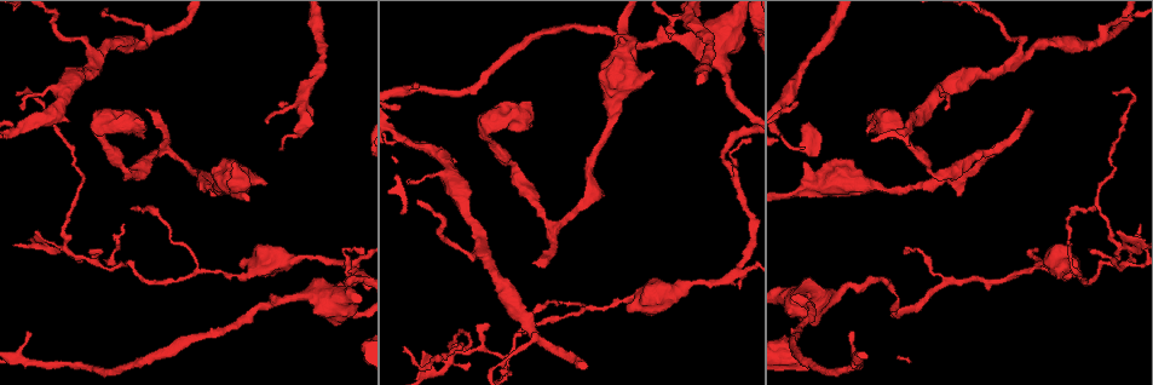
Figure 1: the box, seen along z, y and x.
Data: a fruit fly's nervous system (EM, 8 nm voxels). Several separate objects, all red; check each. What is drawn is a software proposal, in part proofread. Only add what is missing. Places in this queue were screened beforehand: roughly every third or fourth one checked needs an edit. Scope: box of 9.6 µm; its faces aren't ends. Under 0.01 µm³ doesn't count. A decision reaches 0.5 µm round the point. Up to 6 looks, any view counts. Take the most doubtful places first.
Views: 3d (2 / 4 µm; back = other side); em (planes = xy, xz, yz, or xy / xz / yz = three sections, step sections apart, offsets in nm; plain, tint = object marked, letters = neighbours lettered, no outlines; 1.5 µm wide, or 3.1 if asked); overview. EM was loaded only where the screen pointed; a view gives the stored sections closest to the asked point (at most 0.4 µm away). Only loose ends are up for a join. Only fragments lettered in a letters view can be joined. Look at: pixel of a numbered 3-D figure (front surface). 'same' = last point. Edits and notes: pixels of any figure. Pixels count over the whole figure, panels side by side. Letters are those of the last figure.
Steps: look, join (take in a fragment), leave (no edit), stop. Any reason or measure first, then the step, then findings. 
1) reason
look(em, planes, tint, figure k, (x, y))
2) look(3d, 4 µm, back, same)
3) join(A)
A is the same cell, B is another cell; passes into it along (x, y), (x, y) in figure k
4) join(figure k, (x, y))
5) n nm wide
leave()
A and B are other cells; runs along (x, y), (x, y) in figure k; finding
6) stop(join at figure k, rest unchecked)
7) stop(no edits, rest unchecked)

free end
look(em, planes, letters, figure 1, (533, 262))

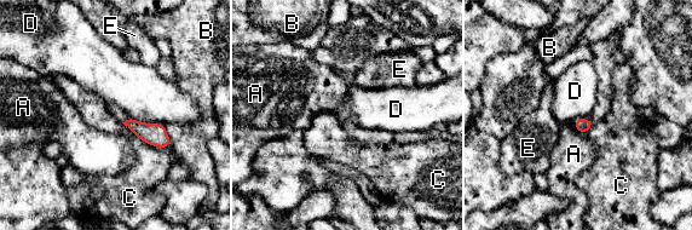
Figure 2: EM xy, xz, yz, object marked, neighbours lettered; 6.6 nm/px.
leave()
A, B, C, D and E are other cells; border along (132, 118), (153, 124) in figure 2; none of them fits

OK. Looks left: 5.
long arm stops here
look(3d, 4 µm, figure 1, (1113, 92))

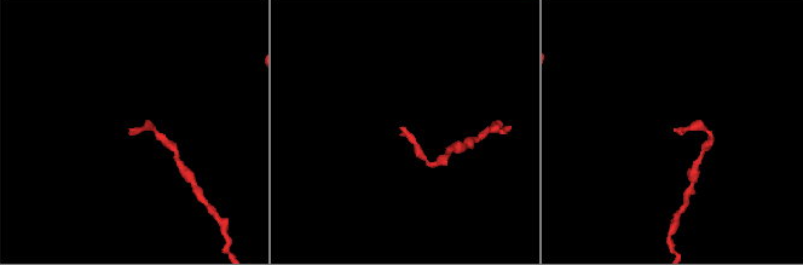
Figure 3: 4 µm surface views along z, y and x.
shape alone is not enough
look(em, xz, step 4, letters, figure 3, (402, 129))

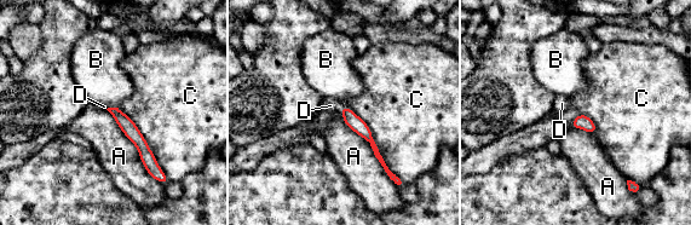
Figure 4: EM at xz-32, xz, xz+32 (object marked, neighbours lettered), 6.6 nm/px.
another direction
look(em, planes, letters, same)

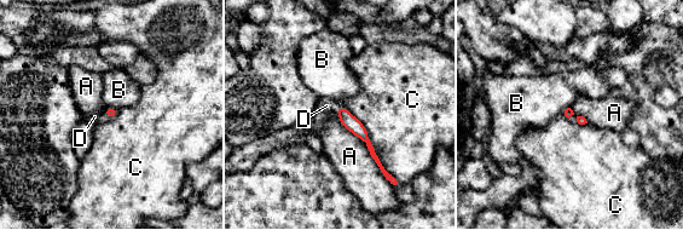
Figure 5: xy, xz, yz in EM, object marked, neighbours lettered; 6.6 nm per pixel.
join(figure 5, (326, 105))
D is the same cell, A, B and C are other cells; passes into it along (348, 121), (337, 109), (326, 105) in figure 5; it goes on there

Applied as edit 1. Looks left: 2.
stop(join at figure 5, rest unchecked)

